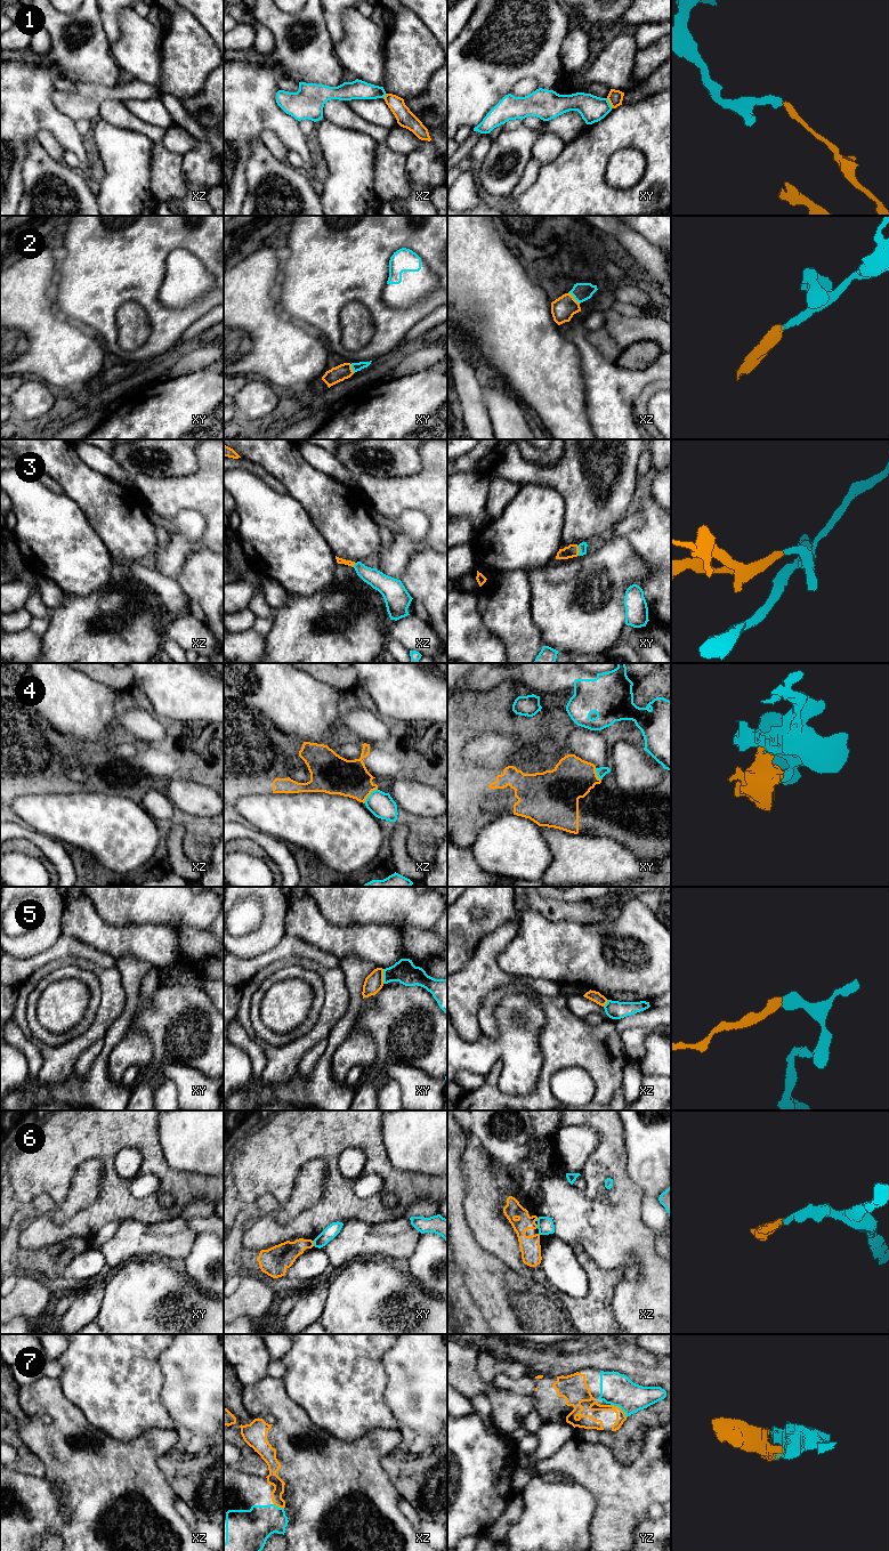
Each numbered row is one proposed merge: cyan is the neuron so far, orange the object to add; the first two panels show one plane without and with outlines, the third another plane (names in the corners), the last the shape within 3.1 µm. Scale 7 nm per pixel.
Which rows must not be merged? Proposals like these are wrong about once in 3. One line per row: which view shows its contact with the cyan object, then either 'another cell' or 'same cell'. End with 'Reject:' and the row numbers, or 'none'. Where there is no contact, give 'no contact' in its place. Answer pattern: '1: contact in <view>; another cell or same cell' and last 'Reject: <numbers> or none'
1: contact in xy; another cell
2: contact in xz; same cell
3: contact in xy; same cell
4: contact in xz; another cell
5: contact in xy; another cell
6: contact in xy; another cell
7: contact in yz; same cell
Reject: 1, 4, 5, 6

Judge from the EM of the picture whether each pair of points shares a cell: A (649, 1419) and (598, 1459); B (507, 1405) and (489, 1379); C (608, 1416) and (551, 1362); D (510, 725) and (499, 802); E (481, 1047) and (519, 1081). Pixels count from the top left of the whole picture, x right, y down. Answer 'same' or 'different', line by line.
A: different
B: same
C: different
D: same
E: same

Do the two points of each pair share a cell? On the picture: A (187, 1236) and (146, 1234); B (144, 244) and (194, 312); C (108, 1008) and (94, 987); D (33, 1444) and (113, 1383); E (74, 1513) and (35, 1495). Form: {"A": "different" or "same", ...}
{"A": "same", "B": "same", "C": "different", "D": "different", "E": "same"}

